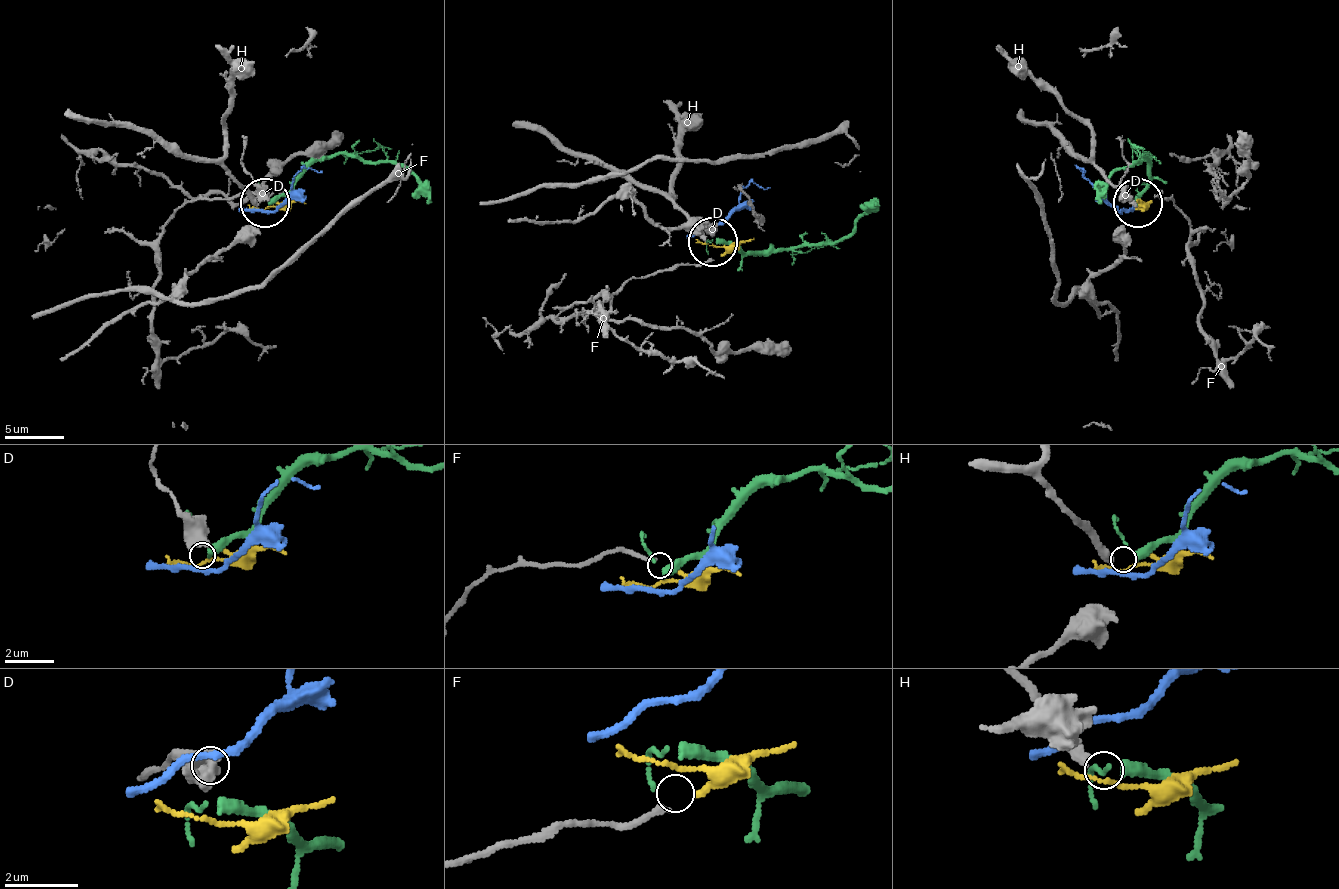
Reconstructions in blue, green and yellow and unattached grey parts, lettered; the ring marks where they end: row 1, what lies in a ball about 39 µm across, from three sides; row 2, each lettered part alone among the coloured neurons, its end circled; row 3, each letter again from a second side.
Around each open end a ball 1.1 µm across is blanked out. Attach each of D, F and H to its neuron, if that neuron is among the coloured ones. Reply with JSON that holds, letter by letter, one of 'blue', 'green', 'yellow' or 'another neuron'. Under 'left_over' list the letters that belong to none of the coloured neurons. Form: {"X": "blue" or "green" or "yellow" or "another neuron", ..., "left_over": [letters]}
{"D": "another neuron", "F": "yellow", "H": "green", "left_over": ["D"]}

